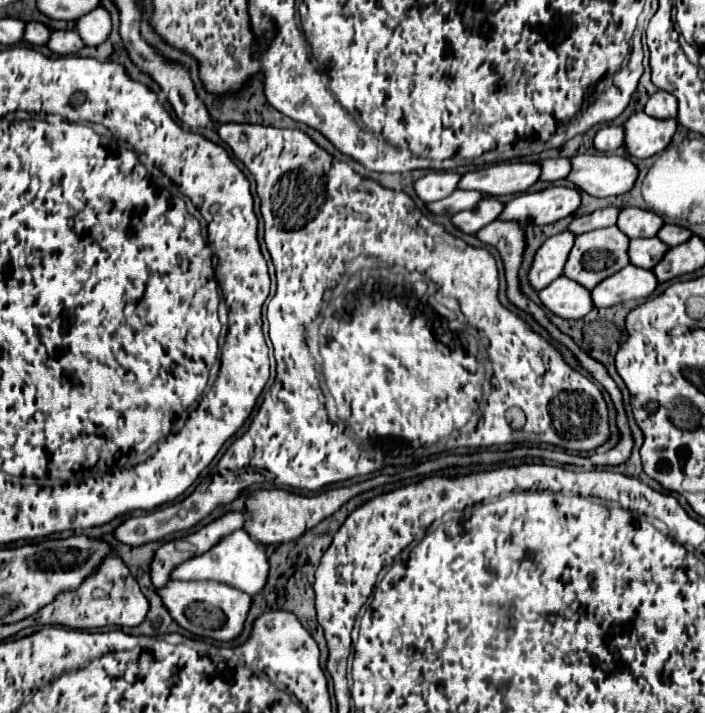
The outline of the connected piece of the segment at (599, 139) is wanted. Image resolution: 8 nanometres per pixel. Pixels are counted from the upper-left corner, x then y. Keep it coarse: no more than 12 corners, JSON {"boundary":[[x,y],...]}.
{"boundary":[[623,127],[599,129],[593,145],[599,153],[623,145]]}

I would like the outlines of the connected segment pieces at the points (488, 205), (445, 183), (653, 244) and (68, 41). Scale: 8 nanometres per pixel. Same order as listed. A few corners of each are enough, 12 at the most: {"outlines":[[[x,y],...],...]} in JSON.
{"outlines":[[[483,197],[473,209],[453,215],[463,233],[495,221],[503,205]],[[431,171],[413,189],[423,203],[457,189],[457,173]],[[657,237],[631,239],[629,263],[653,269],[667,253]],[[53,31],[47,47],[57,55],[77,53],[77,31]]]}

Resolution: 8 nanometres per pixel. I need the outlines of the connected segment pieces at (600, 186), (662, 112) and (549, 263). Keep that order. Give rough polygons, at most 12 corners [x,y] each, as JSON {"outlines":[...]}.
{"outlines":[[[575,155],[567,181],[593,197],[623,195],[637,167],[617,155]],[[667,91],[649,97],[643,111],[655,119],[675,119],[677,99]],[[575,235],[549,237],[527,279],[535,291],[561,277]]]}

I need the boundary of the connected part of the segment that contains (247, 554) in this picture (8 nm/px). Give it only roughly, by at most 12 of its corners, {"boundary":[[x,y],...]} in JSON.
{"boundary":[[243,529],[171,571],[179,581],[263,589],[267,553]]}

